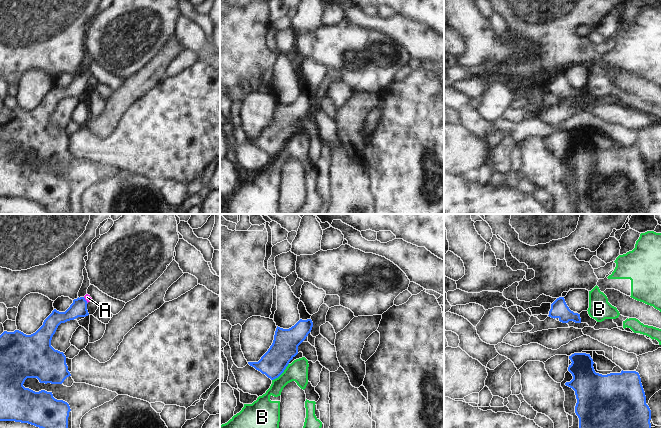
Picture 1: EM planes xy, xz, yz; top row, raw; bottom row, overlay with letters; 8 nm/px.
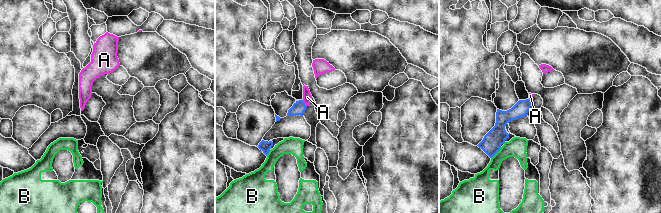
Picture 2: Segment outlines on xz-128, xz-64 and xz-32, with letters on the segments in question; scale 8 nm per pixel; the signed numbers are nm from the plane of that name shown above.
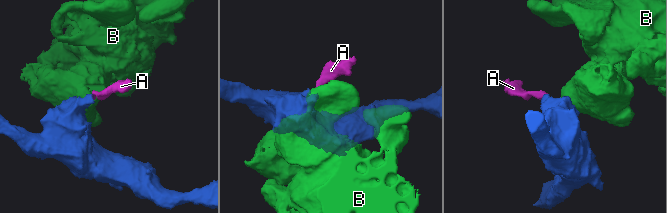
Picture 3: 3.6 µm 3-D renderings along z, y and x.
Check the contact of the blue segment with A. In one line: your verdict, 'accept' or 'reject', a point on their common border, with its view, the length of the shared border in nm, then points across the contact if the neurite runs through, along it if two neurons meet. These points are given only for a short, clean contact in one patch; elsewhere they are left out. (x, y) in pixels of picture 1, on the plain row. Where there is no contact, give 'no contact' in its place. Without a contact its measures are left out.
accept; contact xy (85, 76); length 70 nm; way xy (78, 84), (85, 76), (87, 73)

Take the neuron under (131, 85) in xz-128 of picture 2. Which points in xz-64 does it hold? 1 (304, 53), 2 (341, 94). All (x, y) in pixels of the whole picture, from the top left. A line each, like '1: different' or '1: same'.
1: same
2: same

